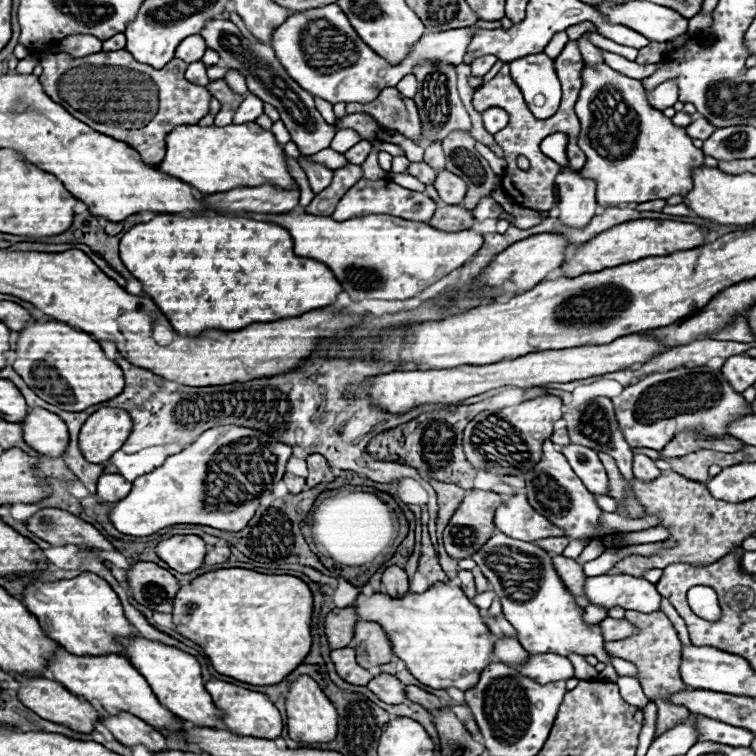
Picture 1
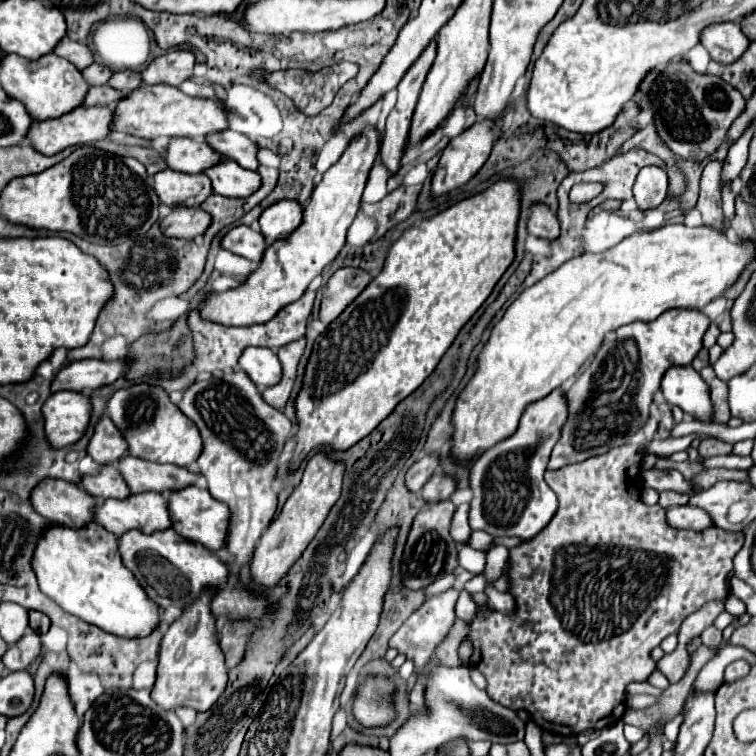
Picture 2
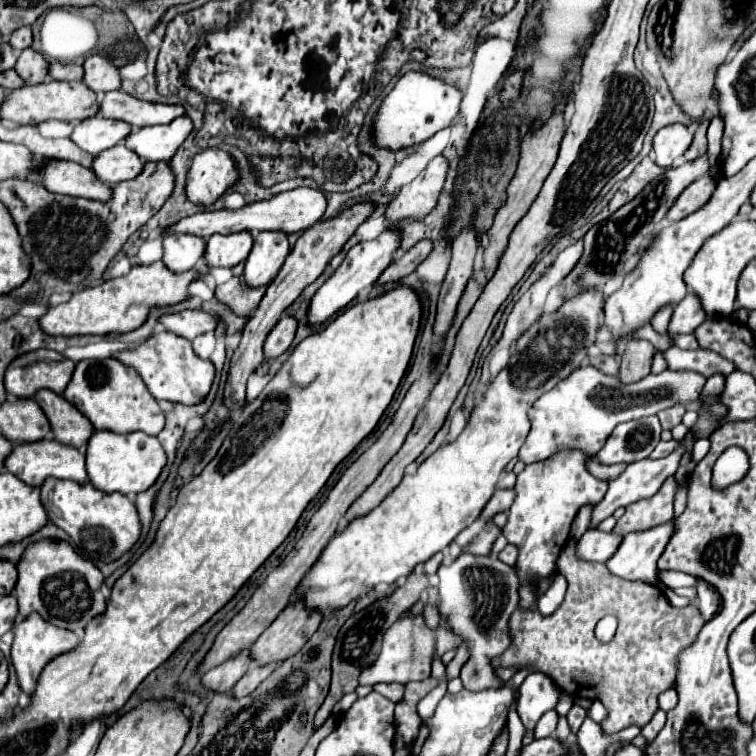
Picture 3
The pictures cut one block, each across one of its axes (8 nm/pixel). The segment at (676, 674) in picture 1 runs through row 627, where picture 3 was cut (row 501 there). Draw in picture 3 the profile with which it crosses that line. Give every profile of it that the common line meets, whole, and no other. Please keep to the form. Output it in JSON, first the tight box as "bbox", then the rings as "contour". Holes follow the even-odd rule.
{"bbox":[612,476,676,536],"contour":[[[670,476],[670,480],[666,480],[652,498],[642,498],[626,506],[626,514],[616,522],[612,532],[618,536],[626,536],[630,532],[642,532],[670,522],[674,518],[672,512],[674,492],[676,492],[676,480],[674,476]]]}

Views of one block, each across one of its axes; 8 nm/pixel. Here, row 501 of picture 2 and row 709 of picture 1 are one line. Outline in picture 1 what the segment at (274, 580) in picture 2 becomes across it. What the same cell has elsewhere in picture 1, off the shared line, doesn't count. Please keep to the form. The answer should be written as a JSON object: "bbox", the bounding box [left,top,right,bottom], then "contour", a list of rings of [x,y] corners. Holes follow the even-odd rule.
{"bbox":[286,676,338,742],"contour":[[[300,676],[294,680],[290,686],[288,698],[286,698],[286,716],[288,716],[288,736],[296,742],[330,742],[336,736],[336,726],[338,726],[338,716],[336,708],[326,700],[326,694],[320,690],[320,686],[310,678],[310,676]]]}

